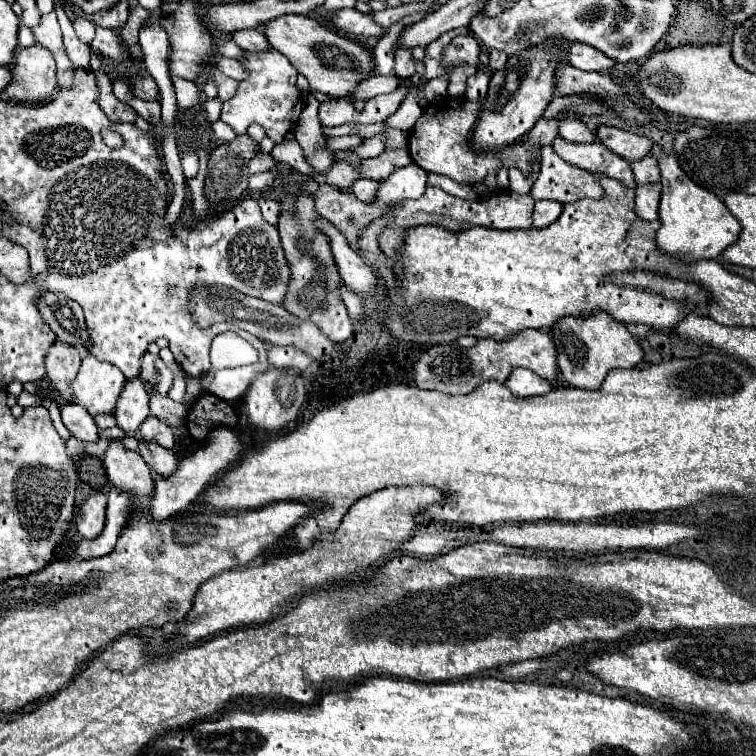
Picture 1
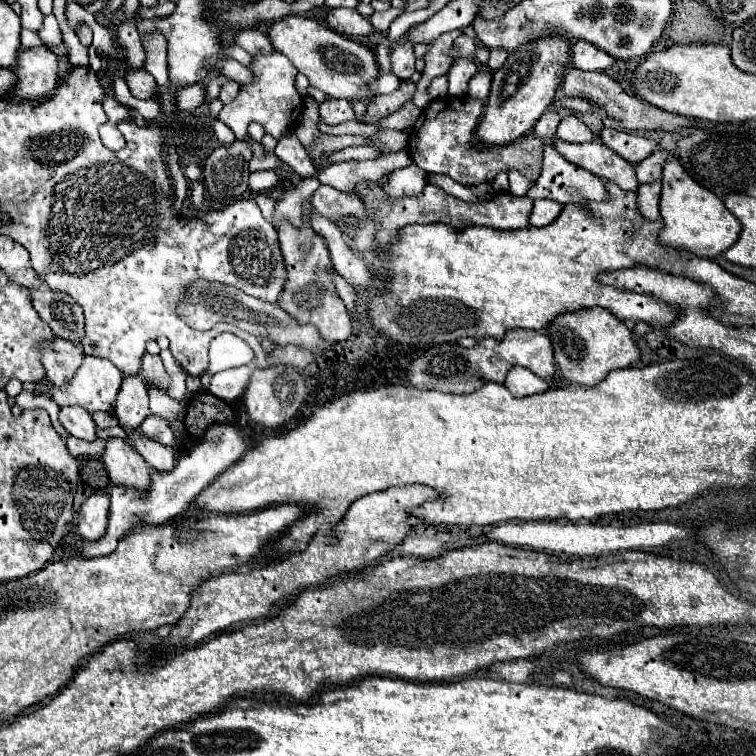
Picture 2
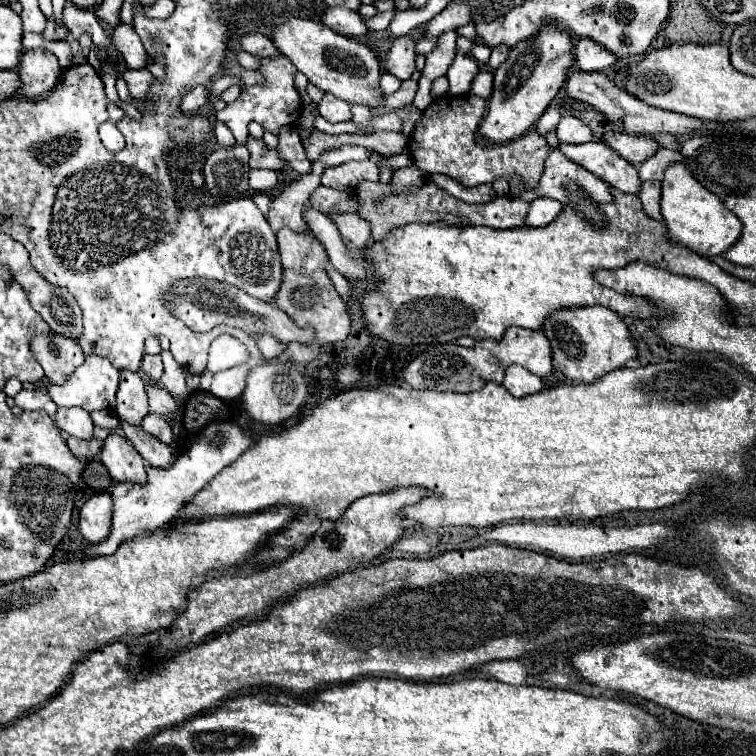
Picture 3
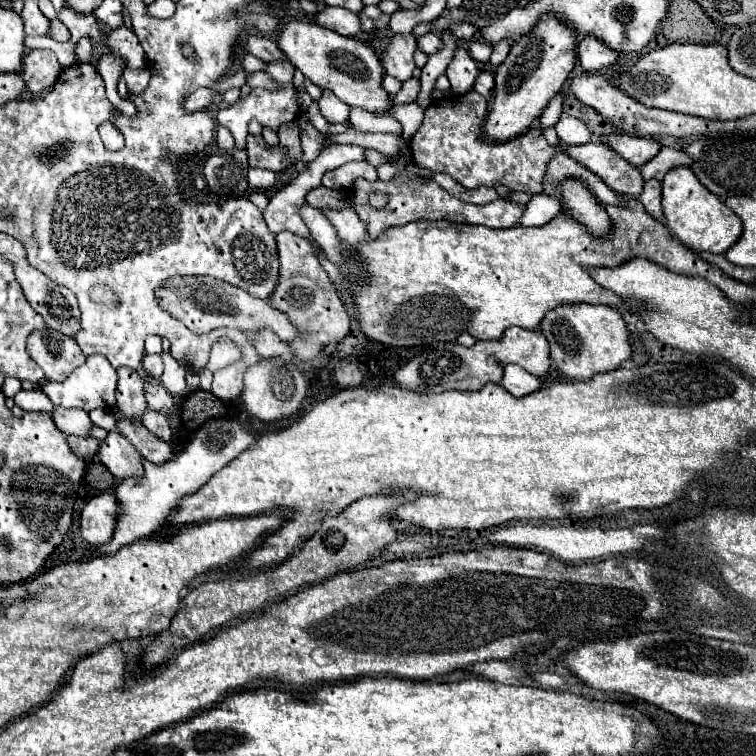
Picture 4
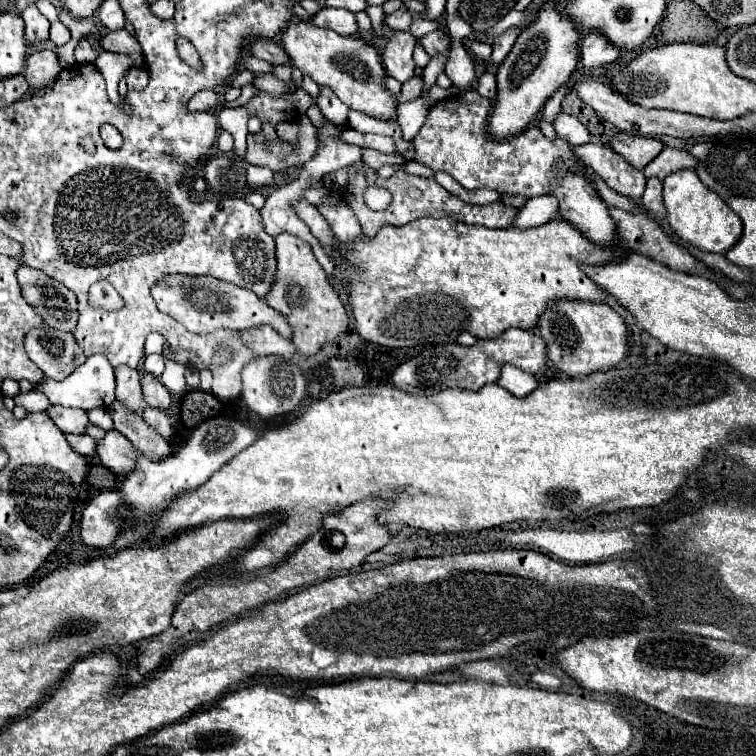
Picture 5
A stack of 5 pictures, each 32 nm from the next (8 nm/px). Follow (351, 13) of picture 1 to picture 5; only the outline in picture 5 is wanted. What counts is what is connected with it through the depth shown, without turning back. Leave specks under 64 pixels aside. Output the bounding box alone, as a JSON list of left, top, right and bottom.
[310,8,358,36]

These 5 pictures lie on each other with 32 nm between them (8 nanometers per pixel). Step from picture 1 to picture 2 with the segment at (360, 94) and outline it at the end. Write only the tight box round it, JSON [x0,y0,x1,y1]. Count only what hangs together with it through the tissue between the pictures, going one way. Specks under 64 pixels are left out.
[372,74,400,94]

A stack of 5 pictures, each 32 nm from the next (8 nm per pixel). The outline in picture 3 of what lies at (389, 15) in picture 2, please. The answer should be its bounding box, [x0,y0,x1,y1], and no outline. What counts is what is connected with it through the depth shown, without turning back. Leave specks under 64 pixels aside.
[364,12,394,30]

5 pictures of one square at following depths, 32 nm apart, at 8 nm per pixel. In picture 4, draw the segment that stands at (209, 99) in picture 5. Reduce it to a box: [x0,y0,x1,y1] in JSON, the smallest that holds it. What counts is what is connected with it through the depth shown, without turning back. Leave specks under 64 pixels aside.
[184,88,214,112]

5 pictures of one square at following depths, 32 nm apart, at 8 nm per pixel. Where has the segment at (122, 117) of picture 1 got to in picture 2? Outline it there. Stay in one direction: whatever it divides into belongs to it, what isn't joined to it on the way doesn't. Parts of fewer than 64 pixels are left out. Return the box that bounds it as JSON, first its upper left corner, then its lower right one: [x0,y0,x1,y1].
[104,96,132,124]

